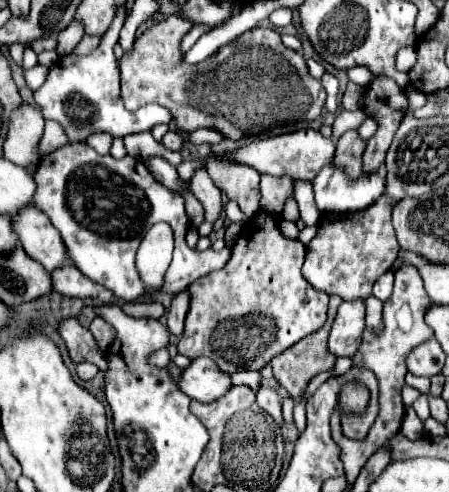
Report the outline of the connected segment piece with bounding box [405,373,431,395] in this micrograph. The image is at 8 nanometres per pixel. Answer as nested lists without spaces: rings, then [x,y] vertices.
[[[407,373],[405,381],[407,381],[407,385],[415,387],[419,393],[425,393],[425,395],[429,393],[429,387],[431,387],[431,379],[427,379],[427,377],[415,377],[415,375]]]

